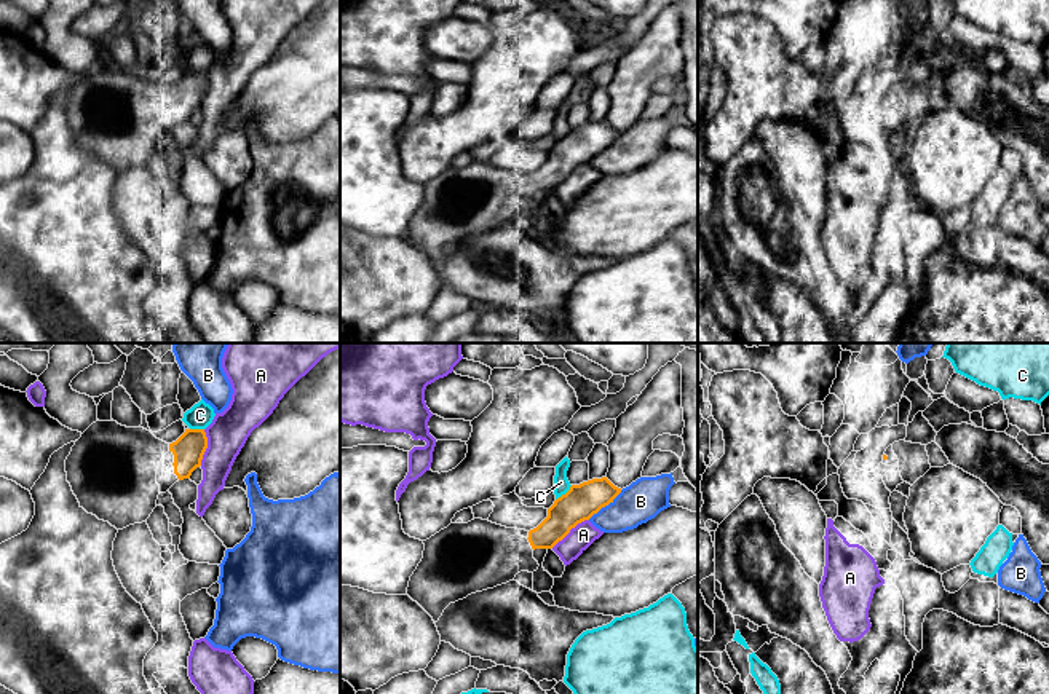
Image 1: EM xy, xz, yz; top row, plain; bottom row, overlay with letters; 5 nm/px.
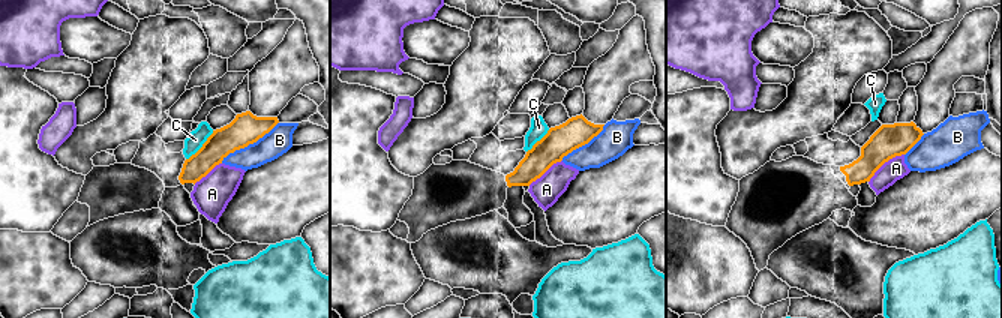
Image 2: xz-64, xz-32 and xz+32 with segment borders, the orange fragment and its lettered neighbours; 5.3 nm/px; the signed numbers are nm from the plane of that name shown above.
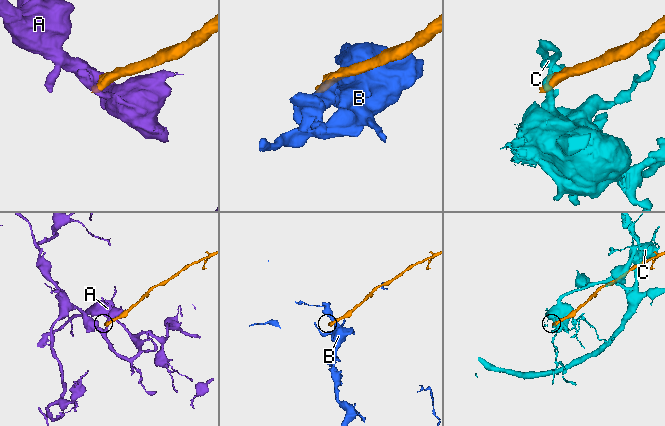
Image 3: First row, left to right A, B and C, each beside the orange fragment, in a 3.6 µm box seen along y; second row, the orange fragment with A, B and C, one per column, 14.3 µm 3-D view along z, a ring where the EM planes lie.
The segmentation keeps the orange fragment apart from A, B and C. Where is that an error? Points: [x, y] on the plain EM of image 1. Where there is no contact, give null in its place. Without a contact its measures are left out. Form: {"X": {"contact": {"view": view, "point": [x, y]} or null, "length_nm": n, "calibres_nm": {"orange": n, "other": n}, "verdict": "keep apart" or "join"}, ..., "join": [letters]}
{"A": {"contact": {"view": "xz", "point": [569, 174]}, "length_nm": 240, "calibres_nm": {"orange": 180, "other": 120}, "verdict": "keep apart"}, "B": {"contact": {"view": "xz", "point": [604, 149]}, "length_nm": 220, "calibres_nm": {"orange": 180, "other": 200}, "verdict": "keep apart"}, "C": {"contact": {"view": "xz", "point": [566, 136]}, "length_nm": 120, "calibres_nm": {"orange": 180, "other": 80}, "verdict": "keep apart"}, "join": []}

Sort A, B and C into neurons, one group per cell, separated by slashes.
A / B / C

